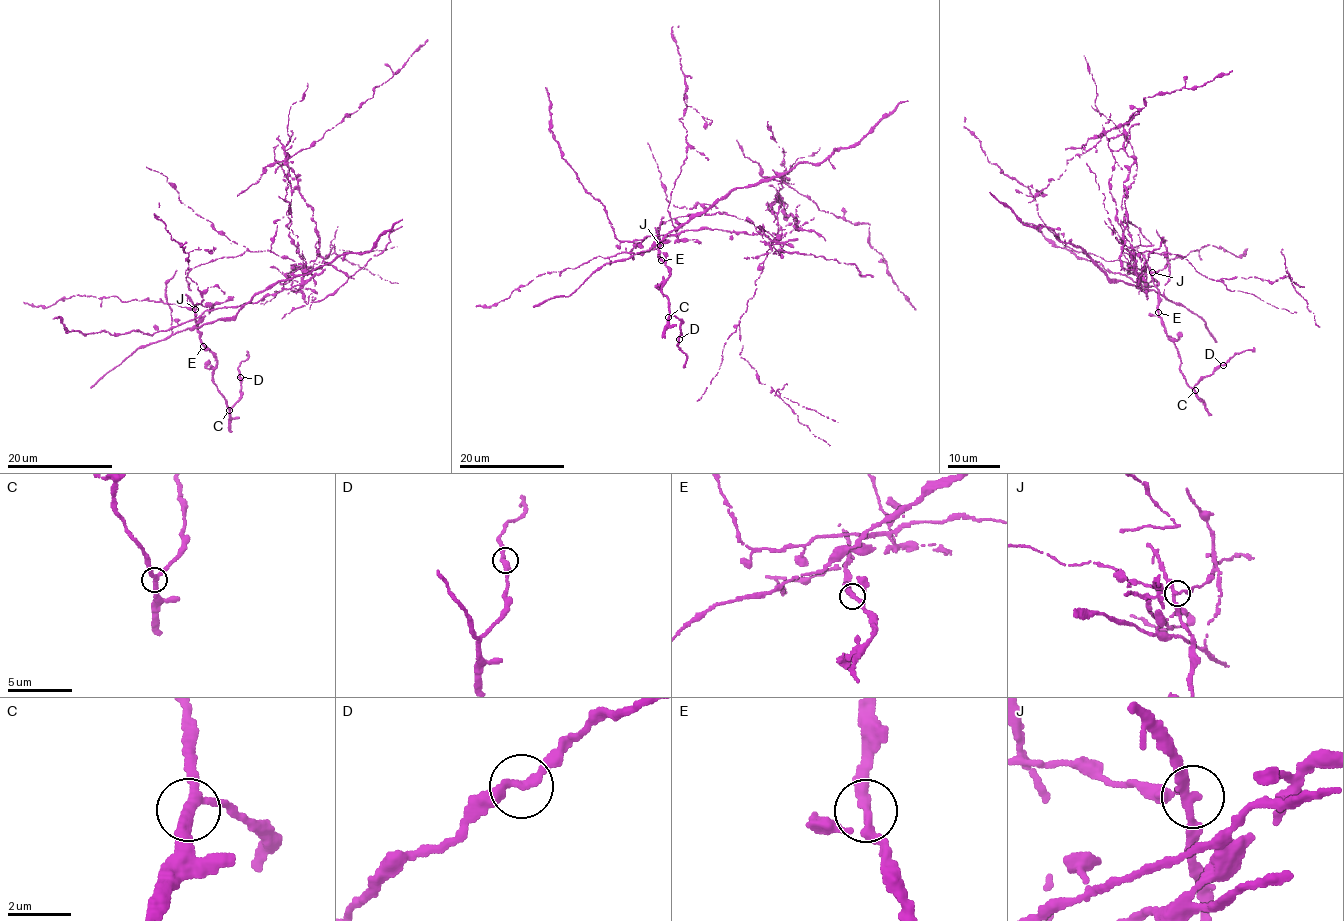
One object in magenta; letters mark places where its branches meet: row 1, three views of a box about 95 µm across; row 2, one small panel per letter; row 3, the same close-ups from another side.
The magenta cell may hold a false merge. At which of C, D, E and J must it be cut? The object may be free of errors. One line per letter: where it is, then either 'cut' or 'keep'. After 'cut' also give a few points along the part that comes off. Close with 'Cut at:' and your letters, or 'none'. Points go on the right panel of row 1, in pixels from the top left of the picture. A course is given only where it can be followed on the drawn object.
C: place (1195, 390); keep
D: place (1223, 365); keep
E: place (1158, 312); keep
J: place (1152, 272); cut; course (1152, 272), (1169, 266), (1163, 293), (1128, 274), (1106, 133), (1145, 96), (1232, 70)
Cut at: J

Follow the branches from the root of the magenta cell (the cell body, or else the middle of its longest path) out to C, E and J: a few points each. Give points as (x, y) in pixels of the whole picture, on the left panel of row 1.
C: (278, 291), (205, 310), (173, 334), (169, 305), (194, 310), (229, 410)
E: (278, 291), (255, 302), (205, 310), (193, 327), (173, 334), (170, 304), (179, 303), (193, 308), (203, 346)
J: (278, 291), (255, 302), (205, 310), (193, 327), (173, 334), (169, 305), (179, 303), (195, 309)

